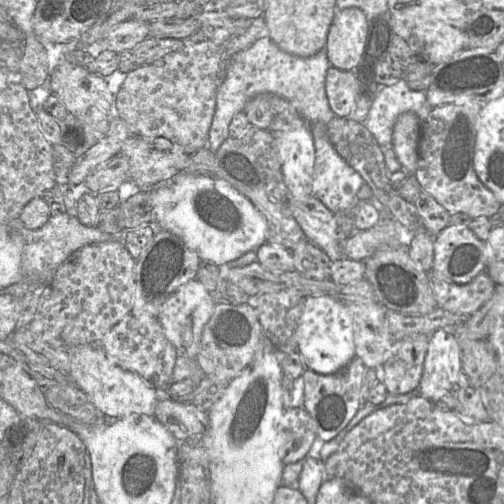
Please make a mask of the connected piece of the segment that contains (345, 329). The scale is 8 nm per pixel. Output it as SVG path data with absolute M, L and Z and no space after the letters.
M327 295L305 296L296 332L297 351L306 367L319 374L332 374L355 356L354 332L347 307Z

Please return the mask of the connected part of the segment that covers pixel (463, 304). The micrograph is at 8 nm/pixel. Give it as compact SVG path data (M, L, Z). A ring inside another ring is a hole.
M433 270L429 277L437 307L465 318L470 317L487 302L496 289L496 284L487 271L463 285L453 283Z

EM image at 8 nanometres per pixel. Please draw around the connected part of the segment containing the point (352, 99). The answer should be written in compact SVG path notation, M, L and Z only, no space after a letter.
M330 66L326 74L325 91L335 115L349 117L359 97L354 72Z

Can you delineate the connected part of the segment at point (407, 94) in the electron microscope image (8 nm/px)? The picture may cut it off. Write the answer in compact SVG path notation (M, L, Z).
M400 78L397 83L384 86L377 92L362 123L380 147L390 146L393 127L400 114L412 112L423 123L431 110L426 91L411 90L406 81Z

